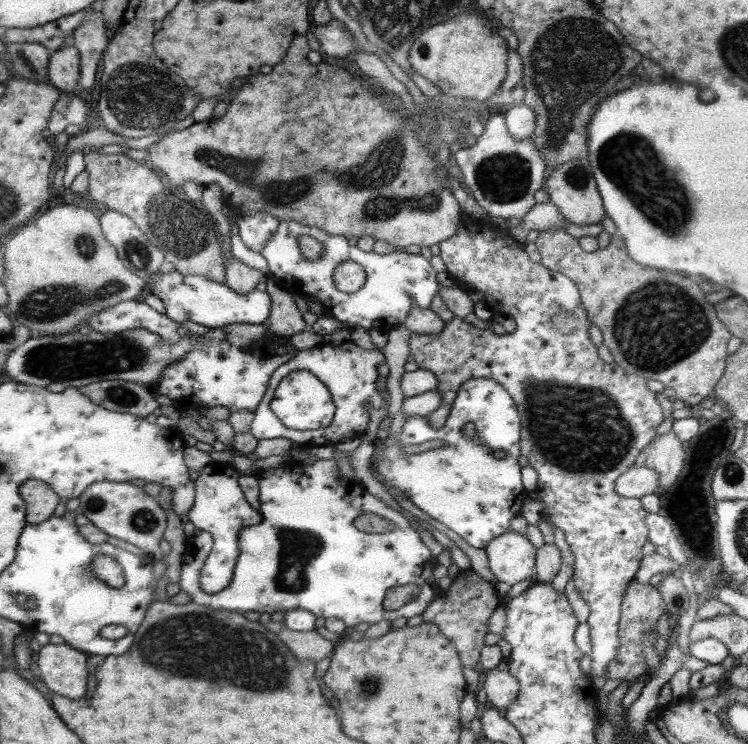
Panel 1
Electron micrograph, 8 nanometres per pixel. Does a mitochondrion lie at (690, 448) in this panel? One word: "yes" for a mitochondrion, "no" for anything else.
no

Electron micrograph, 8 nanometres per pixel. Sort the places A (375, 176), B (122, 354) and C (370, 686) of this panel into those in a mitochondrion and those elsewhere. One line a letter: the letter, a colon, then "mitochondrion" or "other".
A: mitochondrion
B: mitochondrion
C: mitochondrion

